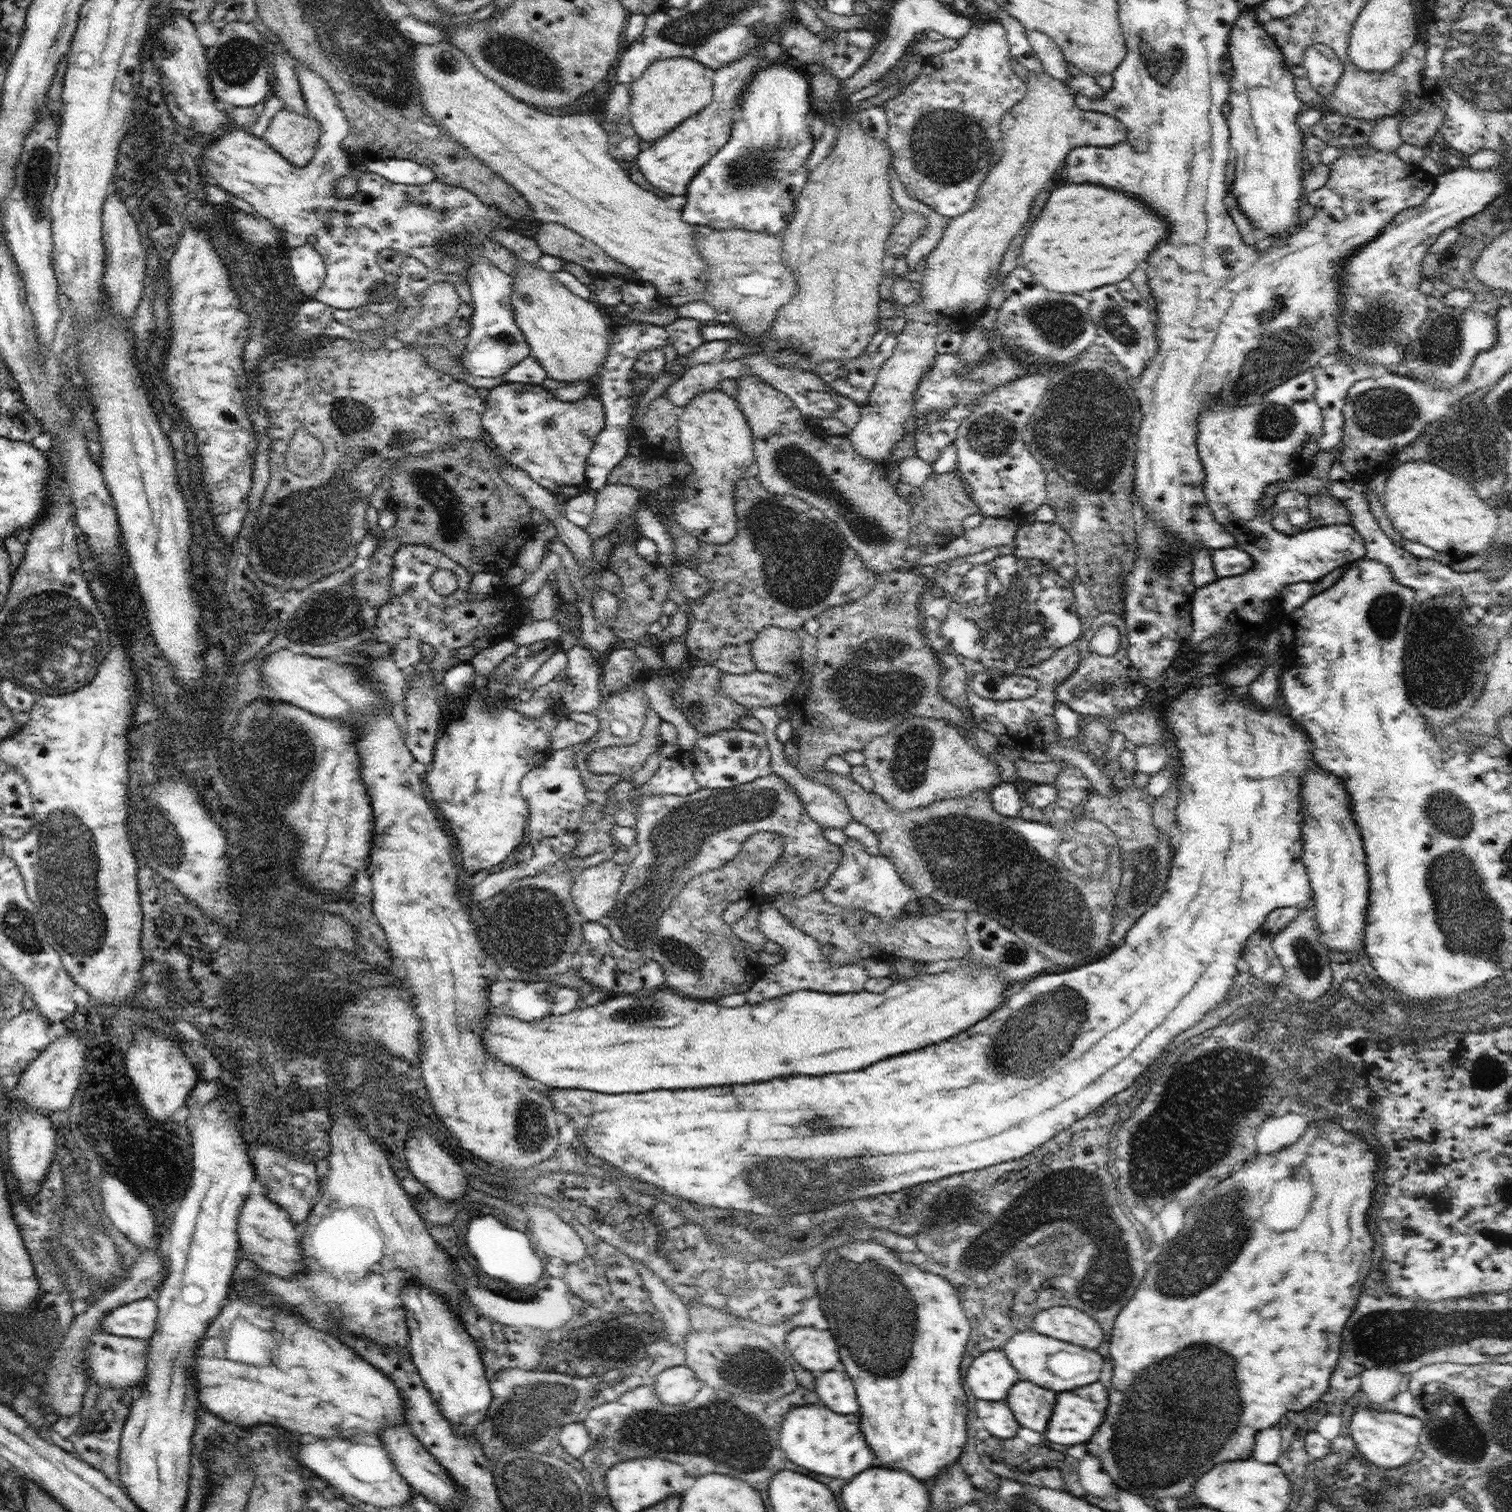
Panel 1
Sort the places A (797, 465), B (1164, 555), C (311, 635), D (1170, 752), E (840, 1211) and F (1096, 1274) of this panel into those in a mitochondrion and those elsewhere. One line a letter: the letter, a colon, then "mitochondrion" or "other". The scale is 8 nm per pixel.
A: mitochondrion
B: mitochondrion
C: other
D: other
E: mitochondrion
F: mitochondrion

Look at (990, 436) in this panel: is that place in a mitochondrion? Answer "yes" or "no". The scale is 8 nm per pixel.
yes

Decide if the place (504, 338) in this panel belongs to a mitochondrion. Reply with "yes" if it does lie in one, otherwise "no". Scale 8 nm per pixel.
yes

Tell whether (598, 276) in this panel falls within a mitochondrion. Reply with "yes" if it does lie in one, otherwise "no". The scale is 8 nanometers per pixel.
no

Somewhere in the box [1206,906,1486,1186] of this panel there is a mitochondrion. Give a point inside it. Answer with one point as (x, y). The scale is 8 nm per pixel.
(1245, 1088)

